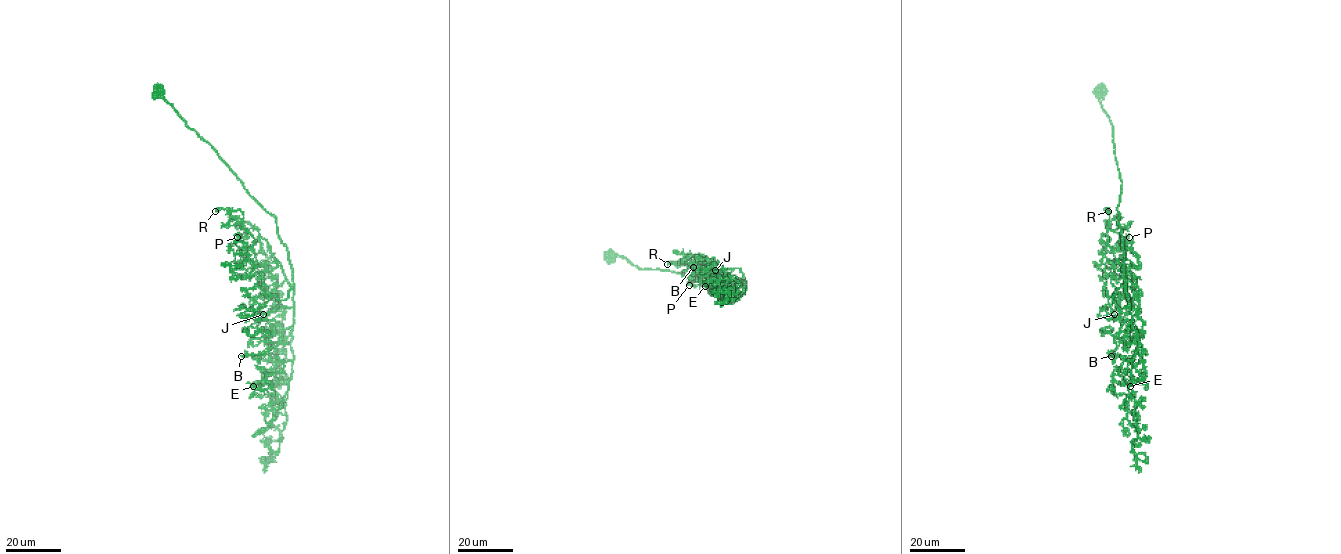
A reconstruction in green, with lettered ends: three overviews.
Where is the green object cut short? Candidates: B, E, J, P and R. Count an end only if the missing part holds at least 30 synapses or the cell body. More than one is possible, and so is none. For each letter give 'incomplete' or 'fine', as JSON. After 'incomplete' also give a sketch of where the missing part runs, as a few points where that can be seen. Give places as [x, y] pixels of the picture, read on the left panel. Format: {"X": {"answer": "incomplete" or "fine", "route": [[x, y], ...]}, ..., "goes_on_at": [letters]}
{"B": {"answer": "fine"}, "E": {"answer": "fine"}, "J": {"answer": "fine"}, "P": {"answer": "fine"}, "R": {"answer": "fine"}, "goes_on_at": []}

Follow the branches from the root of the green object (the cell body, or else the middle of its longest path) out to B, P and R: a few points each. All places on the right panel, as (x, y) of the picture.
B: (1100, 91), (1097, 98), (1113, 127), (1121, 181), (1118, 222), (1132, 316), (1128, 333), (1114, 340), (1111, 356)
P: (1100, 91), (1097, 98), (1113, 127), (1121, 181), (1117, 210), (1125, 284), (1113, 249), (1120, 238), (1129, 237)
R: (1100, 91), (1097, 98), (1113, 127), (1121, 181), (1117, 210), (1125, 284), (1122, 266), (1107, 244), (1108, 211)

